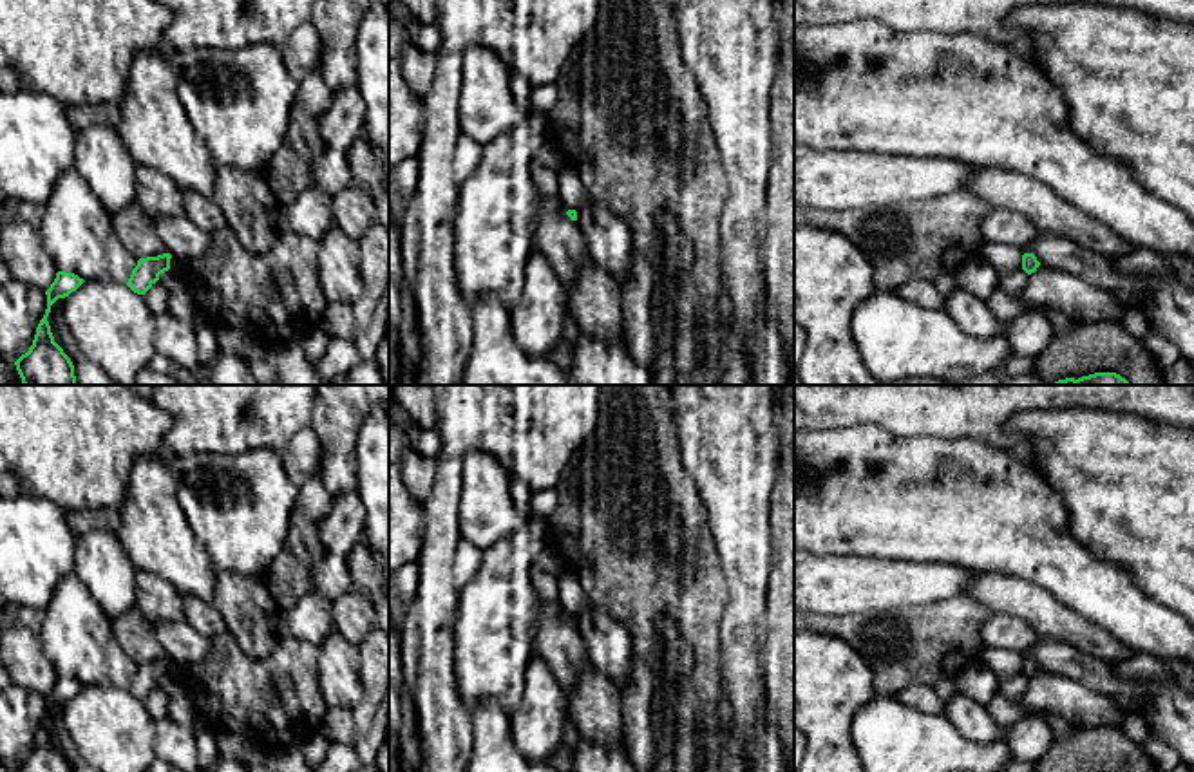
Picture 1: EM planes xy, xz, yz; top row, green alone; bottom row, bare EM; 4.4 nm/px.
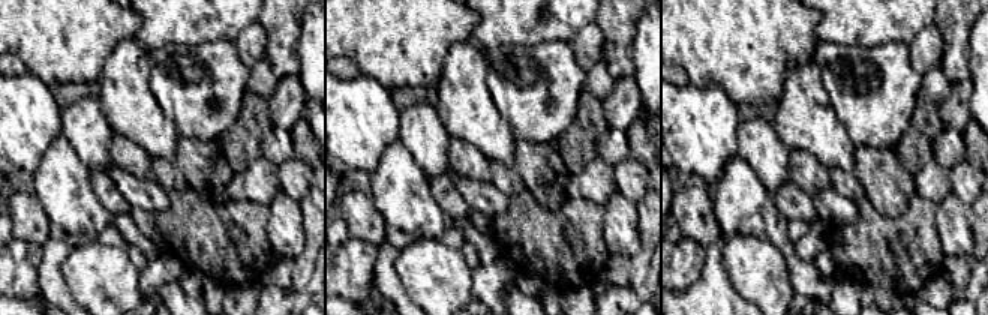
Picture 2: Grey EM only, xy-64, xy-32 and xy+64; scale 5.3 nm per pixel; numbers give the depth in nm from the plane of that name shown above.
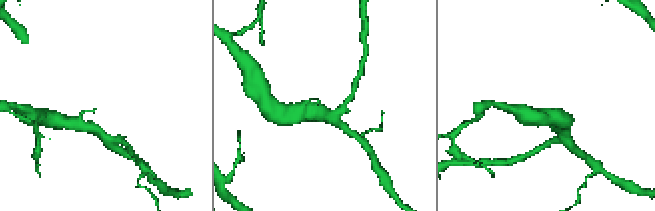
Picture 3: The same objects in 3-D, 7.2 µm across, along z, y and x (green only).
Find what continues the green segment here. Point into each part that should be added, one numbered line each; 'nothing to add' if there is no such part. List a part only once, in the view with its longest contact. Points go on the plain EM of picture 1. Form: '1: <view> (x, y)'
nothing to add

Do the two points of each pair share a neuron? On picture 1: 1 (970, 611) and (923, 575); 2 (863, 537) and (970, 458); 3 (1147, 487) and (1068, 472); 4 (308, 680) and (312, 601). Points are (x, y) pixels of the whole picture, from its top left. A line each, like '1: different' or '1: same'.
1: different
2: same
3: same
4: different

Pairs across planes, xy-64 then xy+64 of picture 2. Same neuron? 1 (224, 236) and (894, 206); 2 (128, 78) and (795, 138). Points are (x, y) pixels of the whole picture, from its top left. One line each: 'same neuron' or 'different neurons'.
1: different neurons
2: same neuron

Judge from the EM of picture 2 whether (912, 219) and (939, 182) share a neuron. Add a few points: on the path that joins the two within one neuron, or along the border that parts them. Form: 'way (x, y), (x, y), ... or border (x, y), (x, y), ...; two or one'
border (916, 192), (936, 204); two

